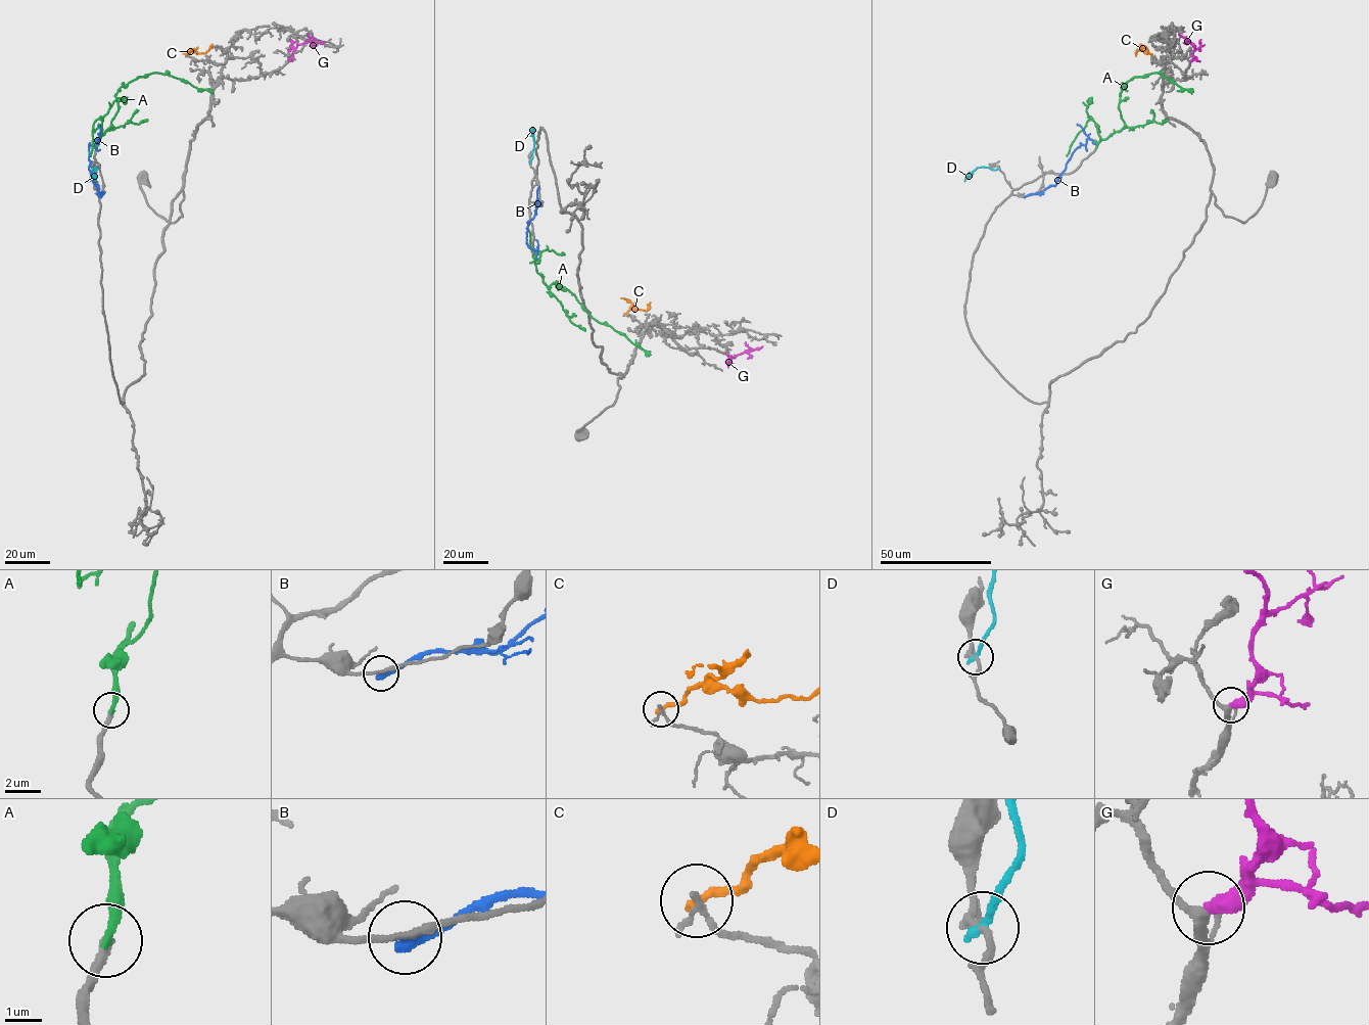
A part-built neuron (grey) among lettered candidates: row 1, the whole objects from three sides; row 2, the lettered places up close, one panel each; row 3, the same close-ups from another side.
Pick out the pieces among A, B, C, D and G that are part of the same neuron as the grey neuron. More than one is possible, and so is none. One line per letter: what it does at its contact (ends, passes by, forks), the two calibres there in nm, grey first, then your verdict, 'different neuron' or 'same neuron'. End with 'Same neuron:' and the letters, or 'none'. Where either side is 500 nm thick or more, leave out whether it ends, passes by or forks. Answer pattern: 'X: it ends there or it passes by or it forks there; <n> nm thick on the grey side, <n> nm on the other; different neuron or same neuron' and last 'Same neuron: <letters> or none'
A: it ends there; 240 nm thick on the grey side, 280 nm on the other; different neuron
B: it ends there; 190 nm thick on the grey side, 320 nm on the other; different neuron
C: it ends there; 220 nm thick on the grey side, 240 nm on the other; different neuron
D: it ends there; 180 nm thick on the grey side, 240 nm on the other; different neuron
G: it ends there; 240 nm thick on the grey side, 440 nm on the other; same neuron
Same neuron: G

